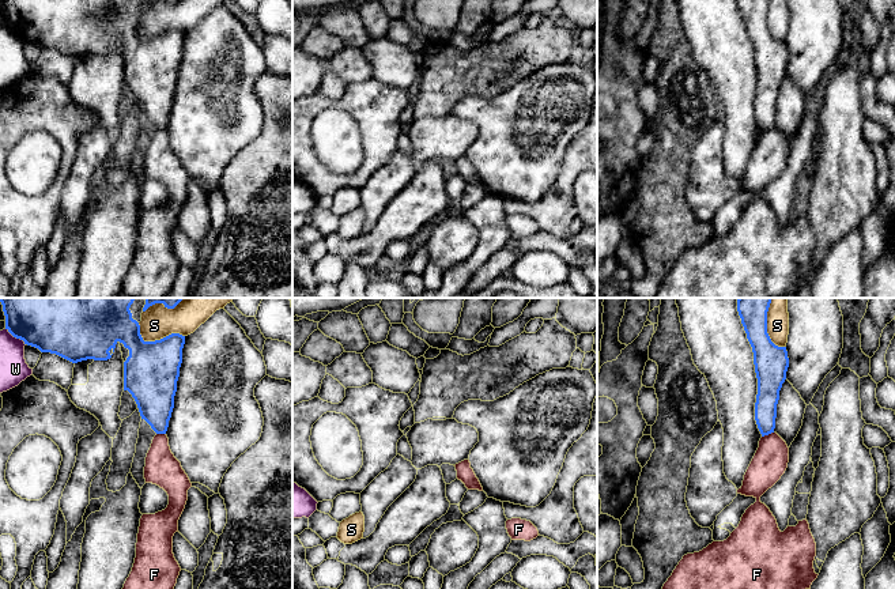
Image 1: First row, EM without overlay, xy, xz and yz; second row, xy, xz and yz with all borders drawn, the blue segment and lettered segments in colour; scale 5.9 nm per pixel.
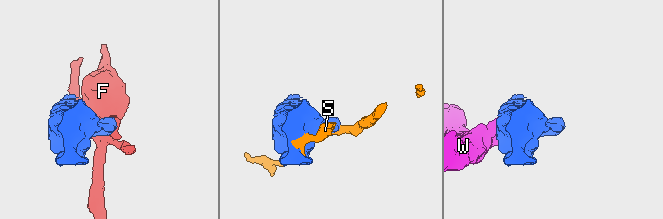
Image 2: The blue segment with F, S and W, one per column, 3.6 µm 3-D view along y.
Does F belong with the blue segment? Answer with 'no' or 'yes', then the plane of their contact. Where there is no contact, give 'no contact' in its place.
no | yz

